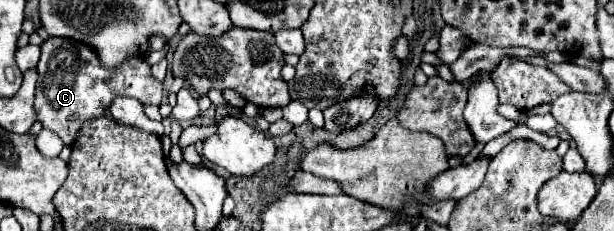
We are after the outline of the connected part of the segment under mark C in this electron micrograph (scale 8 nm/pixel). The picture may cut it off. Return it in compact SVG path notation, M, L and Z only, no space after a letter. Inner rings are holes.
M50 37L42 43L42 57L38 63L36 103L34 103L36 121L40 121L44 129L56 133L64 141L64 145L72 145L80 125L86 119L94 119L94 117L102 115L102 111L106 107L110 107L114 97L120 97L120 95L134 97L144 105L160 105L162 83L152 77L150 65L144 63L144 59L128 59L126 63L122 63L122 67L118 67L118 71L106 71L98 63L98 55L94 55L94 51L90 51L90 47L86 47L84 43L74 43L72 39L58 39L58 37Z

